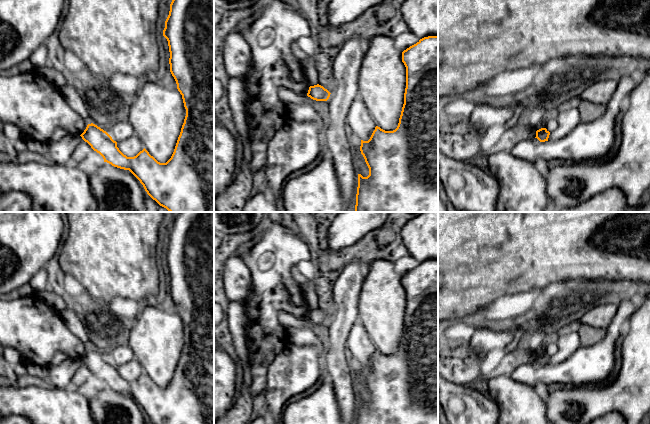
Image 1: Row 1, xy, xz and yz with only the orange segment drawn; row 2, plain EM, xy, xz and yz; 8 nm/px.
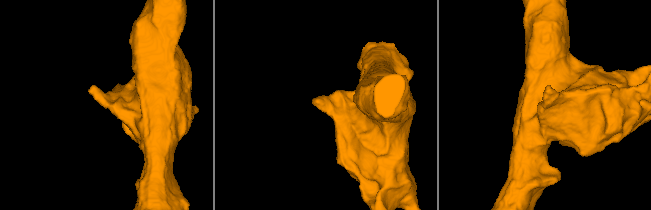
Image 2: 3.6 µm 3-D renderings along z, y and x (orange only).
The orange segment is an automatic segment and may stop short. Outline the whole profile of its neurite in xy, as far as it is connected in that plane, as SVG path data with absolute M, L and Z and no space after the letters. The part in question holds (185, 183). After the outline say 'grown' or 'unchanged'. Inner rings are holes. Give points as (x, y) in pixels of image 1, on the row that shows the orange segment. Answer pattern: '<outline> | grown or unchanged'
M172 0L169 15L165 21L163 36L167 39L169 46L170 72L176 81L177 89L182 95L184 107L186 109L184 123L171 158L166 163L160 163L151 156L145 148L136 156L127 157L119 150L117 142L114 141L106 131L93 123L88 124L80 136L94 151L103 157L104 162L120 169L129 170L143 185L147 194L169 212L214 212L214 0Z | unchanged

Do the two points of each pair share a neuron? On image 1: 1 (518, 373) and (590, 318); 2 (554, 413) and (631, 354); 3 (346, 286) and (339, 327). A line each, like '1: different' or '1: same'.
1: different
2: same
3: same

